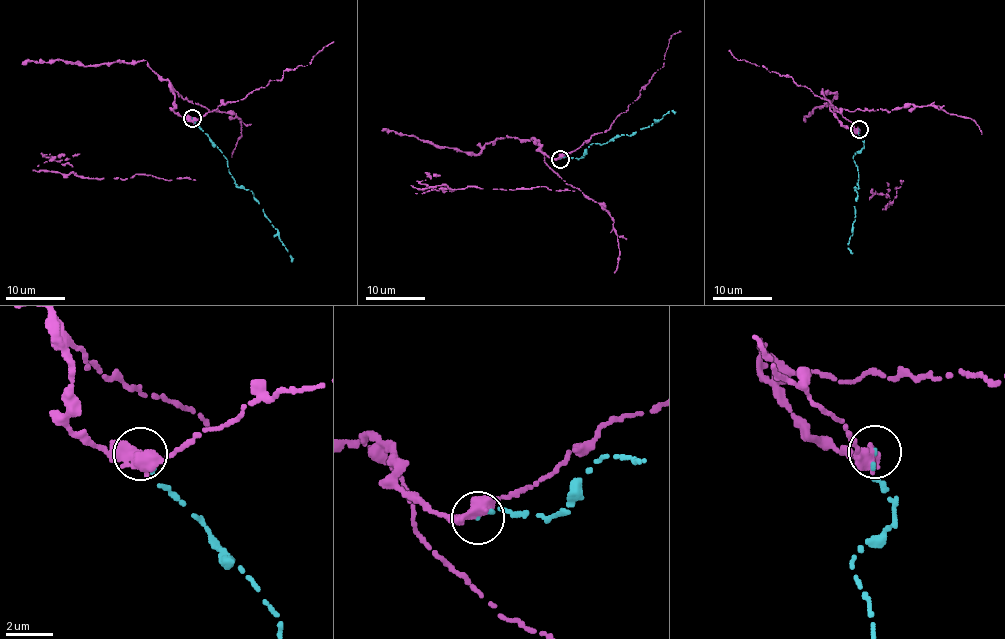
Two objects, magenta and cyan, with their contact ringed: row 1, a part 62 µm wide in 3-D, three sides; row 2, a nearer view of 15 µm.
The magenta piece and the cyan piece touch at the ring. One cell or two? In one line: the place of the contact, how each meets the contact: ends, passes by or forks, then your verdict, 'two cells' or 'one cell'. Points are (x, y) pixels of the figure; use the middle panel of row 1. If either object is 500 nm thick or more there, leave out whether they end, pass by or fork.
at (560, 159); magenta passes by; cyan ends there; two cells

